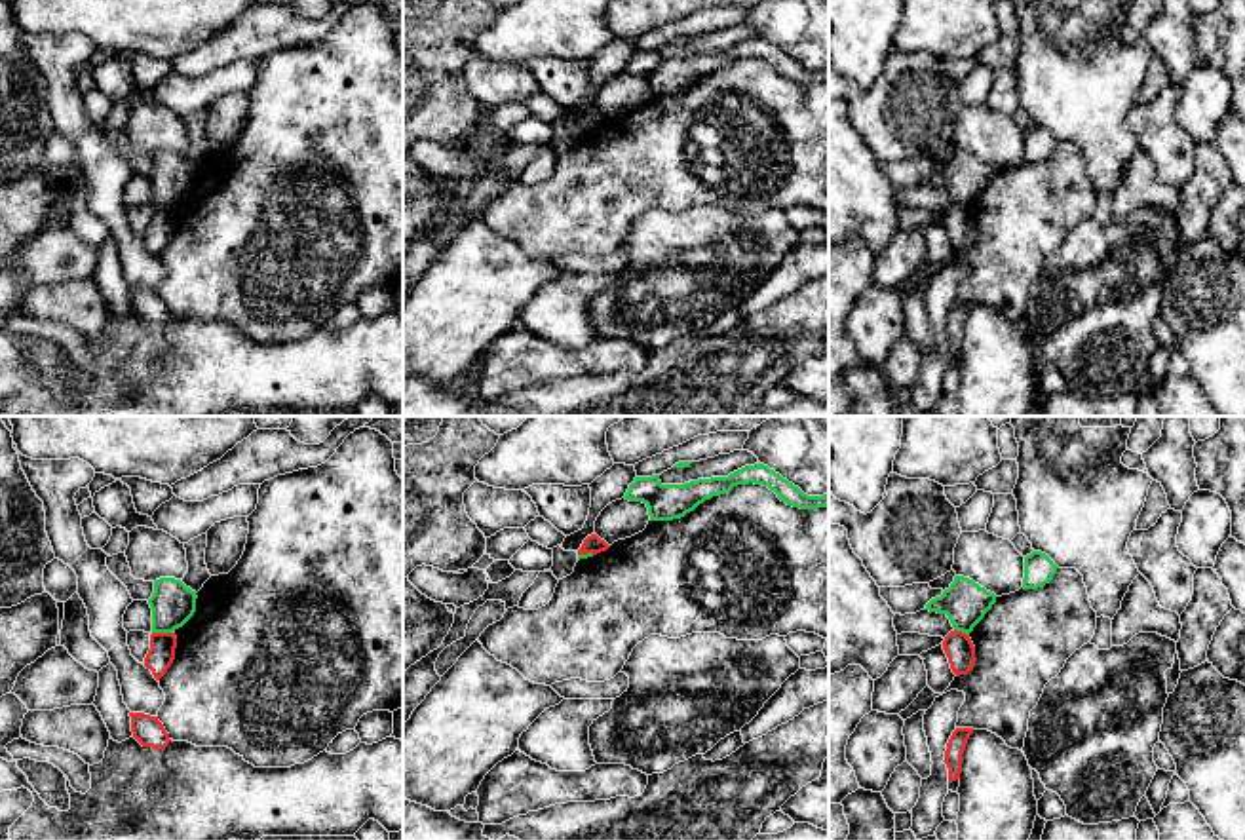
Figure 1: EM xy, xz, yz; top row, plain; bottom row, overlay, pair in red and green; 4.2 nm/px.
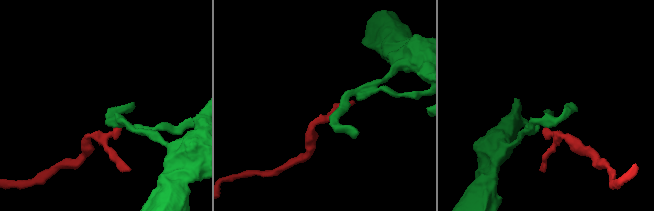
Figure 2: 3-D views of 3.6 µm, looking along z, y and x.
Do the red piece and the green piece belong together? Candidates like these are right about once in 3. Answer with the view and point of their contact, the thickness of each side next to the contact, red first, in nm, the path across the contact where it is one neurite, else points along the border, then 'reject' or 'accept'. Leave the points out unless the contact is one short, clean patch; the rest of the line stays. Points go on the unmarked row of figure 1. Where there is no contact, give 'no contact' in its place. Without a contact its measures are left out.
contact xy (162, 208); calibres 120 and 180 nm; reject

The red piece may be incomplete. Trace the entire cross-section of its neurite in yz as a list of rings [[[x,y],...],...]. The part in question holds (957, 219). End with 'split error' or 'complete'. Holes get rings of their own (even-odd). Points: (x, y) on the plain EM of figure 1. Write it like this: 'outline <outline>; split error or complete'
outline [[[950,205],[943,215],[943,224],[948,232],[950,243],[956,251],[967,249],[975,241],[975,220],[969,209]]]; complete

